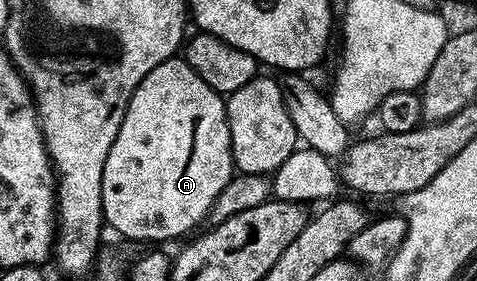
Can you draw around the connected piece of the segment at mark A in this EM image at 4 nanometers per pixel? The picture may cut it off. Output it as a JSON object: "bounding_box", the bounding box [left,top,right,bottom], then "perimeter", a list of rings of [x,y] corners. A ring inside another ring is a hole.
{"bounding_box":[103,58,233,245],"perimeter":[[[182,58],[167,59],[153,73],[137,85],[133,97],[127,106],[125,117],[121,121],[121,129],[117,129],[117,141],[113,141],[113,149],[109,149],[109,157],[105,157],[105,173],[103,174],[103,217],[108,228],[111,227],[119,235],[127,239],[148,239],[148,244],[159,245],[162,239],[179,239],[182,235],[190,236],[196,230],[202,219],[206,220],[211,213],[211,207],[217,201],[221,189],[233,178],[233,164],[231,161],[231,134],[227,124],[227,105],[224,96],[214,91]]]}

